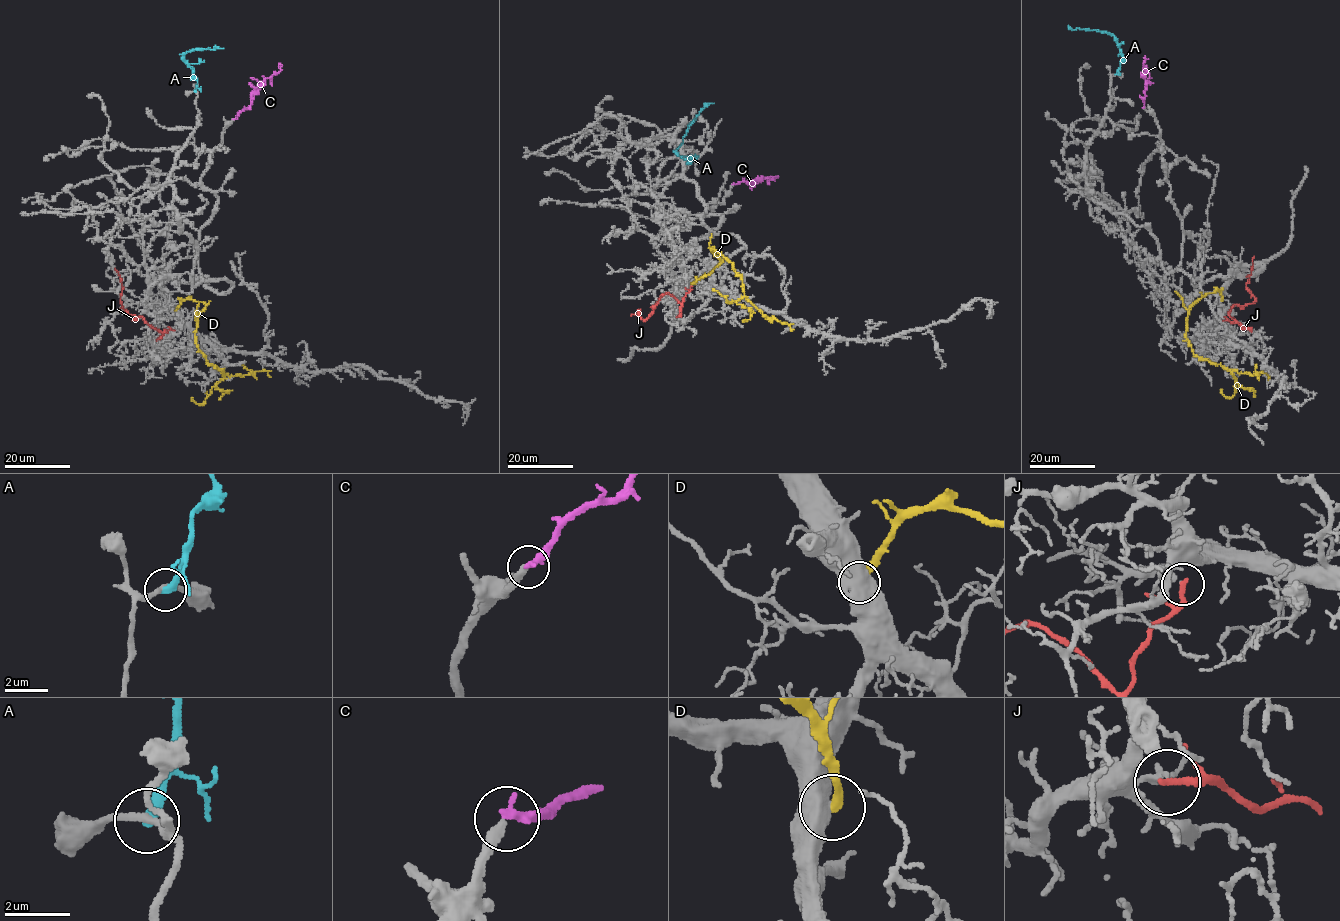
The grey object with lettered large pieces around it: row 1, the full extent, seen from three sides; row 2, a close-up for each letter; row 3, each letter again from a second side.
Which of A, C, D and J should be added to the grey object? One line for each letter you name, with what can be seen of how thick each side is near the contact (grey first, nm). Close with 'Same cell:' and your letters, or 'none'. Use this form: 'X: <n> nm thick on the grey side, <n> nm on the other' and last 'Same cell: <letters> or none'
Same cell: none

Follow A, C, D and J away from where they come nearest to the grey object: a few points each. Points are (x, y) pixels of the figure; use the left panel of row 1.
A: (194, 92), (197, 80), (183, 54), (196, 49), (223, 48)
C: (233, 119), (249, 106), (252, 91), (279, 71), (279, 63)
D: (176, 311), (187, 299), (205, 304), (195, 342), (206, 361), (222, 373), (241, 376), (266, 370), (270, 376)
J: (173, 330), (162, 332), (142, 316), (130, 315), (123, 308), (121, 279), (114, 268)

